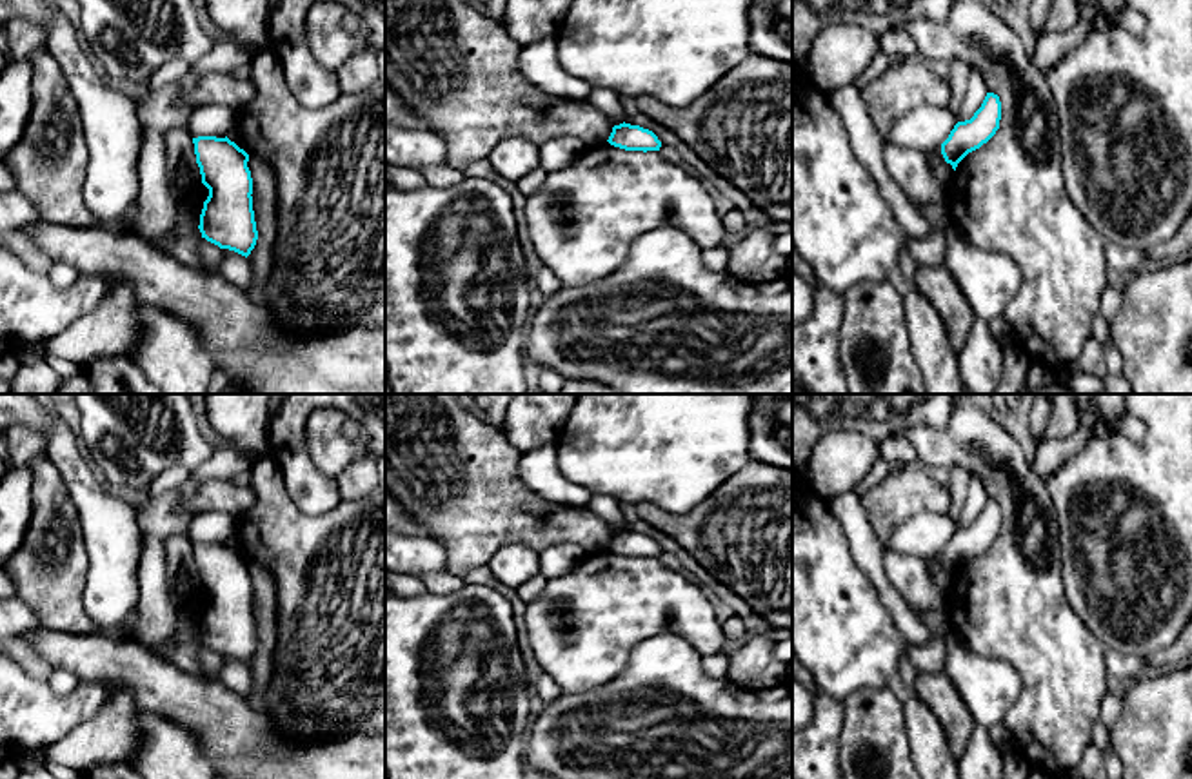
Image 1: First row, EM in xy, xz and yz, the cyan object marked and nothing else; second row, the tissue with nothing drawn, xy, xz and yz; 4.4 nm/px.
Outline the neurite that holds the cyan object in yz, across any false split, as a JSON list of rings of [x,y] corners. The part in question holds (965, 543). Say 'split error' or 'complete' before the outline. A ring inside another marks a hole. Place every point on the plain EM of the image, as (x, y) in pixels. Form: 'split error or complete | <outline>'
complete | [[[987,499],[981,514],[970,527],[958,528],[949,545],[941,550],[941,561],[956,577],[958,570],[972,557],[987,550],[999,536],[1001,508],[994,499]]]

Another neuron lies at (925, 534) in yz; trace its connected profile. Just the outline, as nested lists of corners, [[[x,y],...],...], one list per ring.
[[[919,514],[898,527],[898,530],[887,537],[885,547],[887,550],[927,559],[941,552],[956,530],[958,521],[949,514]]]

